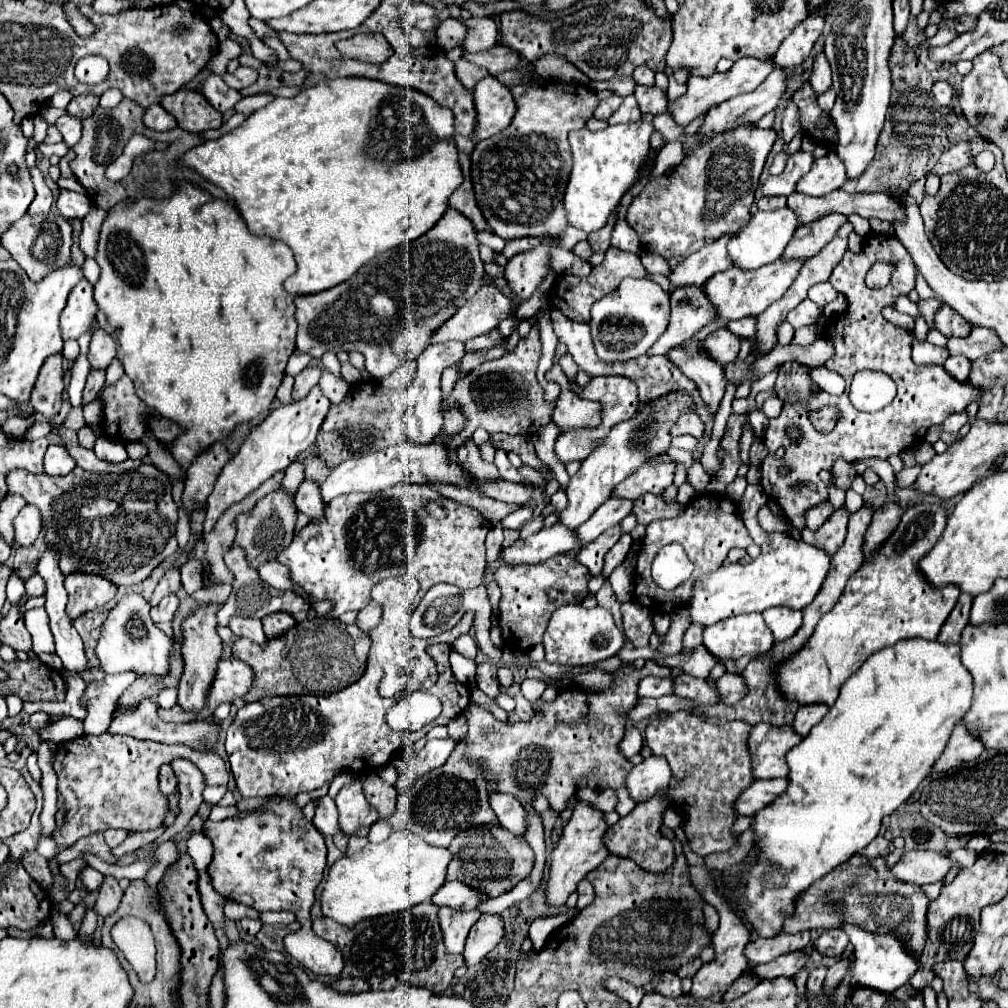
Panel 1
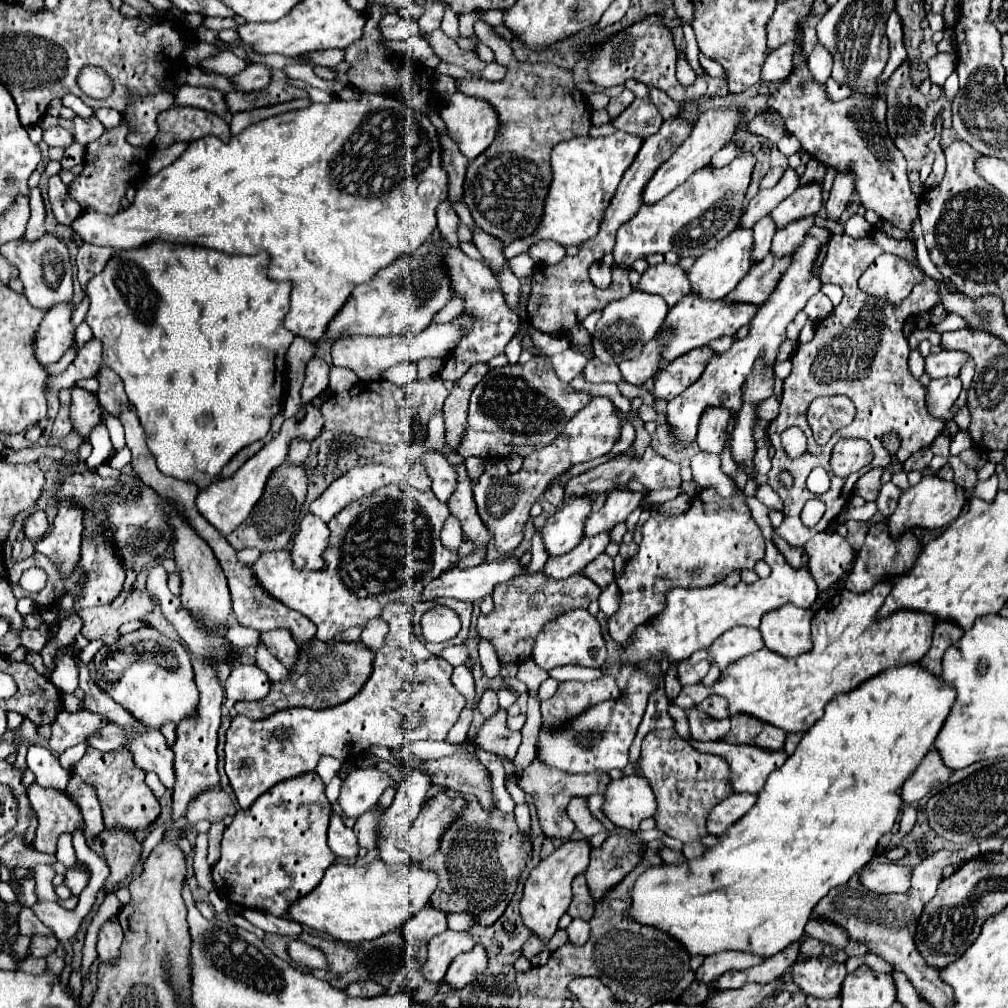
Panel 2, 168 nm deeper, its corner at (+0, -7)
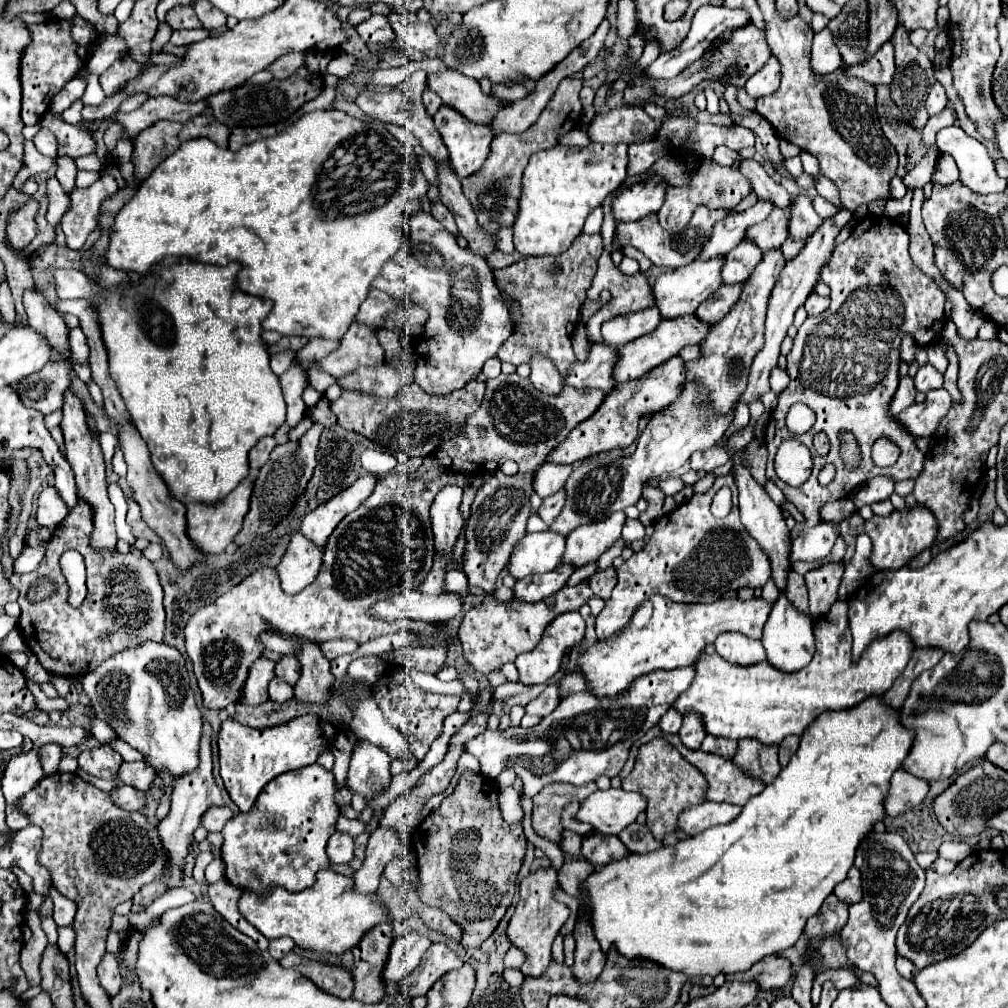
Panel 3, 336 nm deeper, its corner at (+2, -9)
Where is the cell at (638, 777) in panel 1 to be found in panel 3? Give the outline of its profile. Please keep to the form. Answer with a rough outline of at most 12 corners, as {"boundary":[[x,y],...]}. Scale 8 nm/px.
{"boundary":[[594,791],[576,821],[618,835],[646,809],[640,793]]}

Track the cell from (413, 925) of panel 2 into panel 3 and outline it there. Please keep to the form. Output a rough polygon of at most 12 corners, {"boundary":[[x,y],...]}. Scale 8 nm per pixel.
{"boundary":[[406,931],[394,939],[382,969],[384,983],[418,967],[428,937]]}

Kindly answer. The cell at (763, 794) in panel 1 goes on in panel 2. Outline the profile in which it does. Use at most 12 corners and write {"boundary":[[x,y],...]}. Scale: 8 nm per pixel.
{"boundary":[[732,793],[708,815],[708,831],[722,835],[742,819],[758,795]]}

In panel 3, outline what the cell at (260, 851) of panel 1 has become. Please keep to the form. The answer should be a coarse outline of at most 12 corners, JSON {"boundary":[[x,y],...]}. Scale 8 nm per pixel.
{"boundary":[[332,771],[284,773],[222,829],[224,877],[302,891],[330,867]]}

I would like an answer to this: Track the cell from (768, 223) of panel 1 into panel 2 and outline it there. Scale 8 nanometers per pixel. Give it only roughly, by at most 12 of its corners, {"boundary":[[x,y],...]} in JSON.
{"boundary":[[738,227],[688,269],[692,291],[726,297],[754,267]]}

